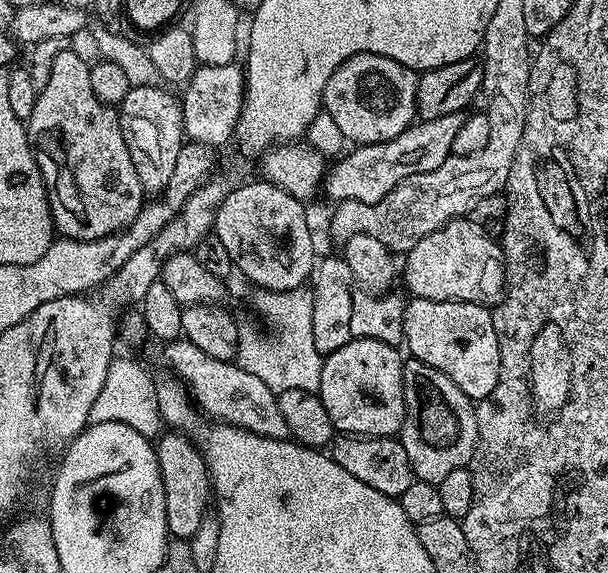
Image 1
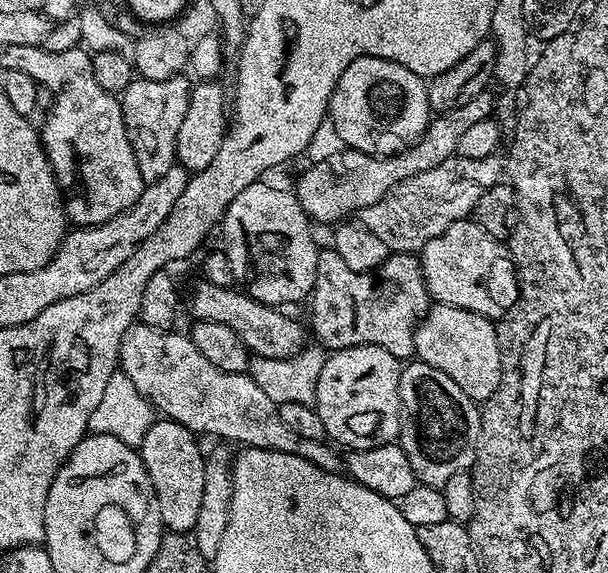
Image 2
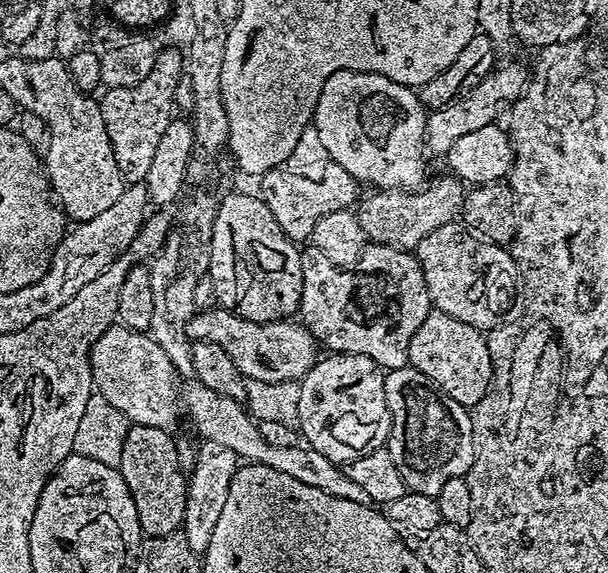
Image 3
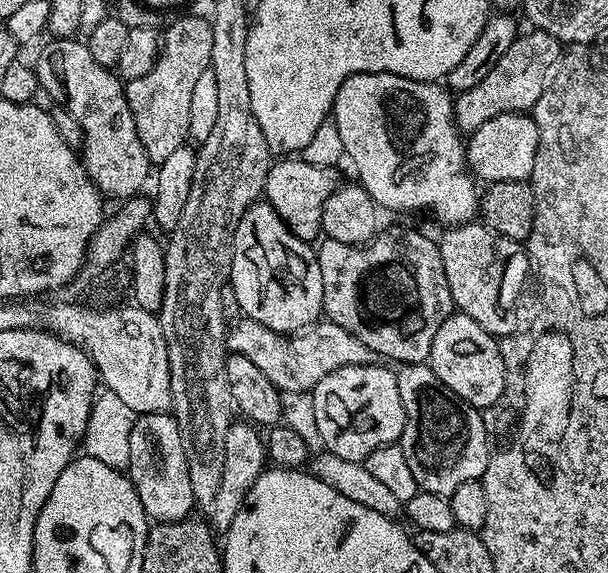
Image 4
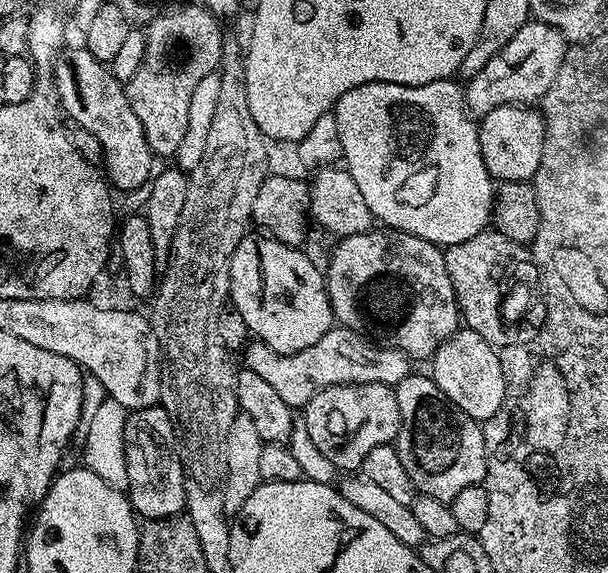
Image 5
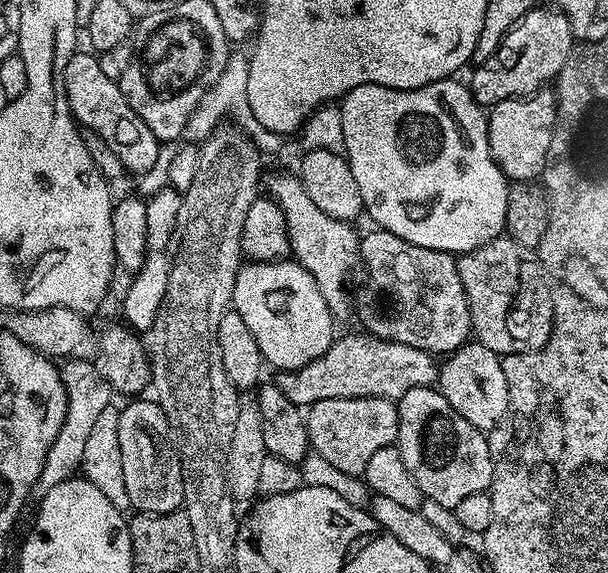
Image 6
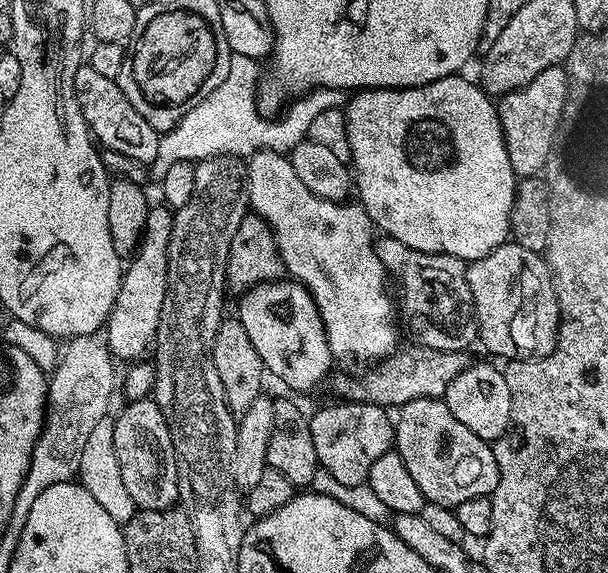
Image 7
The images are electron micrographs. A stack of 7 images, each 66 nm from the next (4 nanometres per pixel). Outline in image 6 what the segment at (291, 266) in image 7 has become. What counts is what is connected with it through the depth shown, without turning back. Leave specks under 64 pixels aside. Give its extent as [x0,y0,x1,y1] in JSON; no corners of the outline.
[266,172,360,318]

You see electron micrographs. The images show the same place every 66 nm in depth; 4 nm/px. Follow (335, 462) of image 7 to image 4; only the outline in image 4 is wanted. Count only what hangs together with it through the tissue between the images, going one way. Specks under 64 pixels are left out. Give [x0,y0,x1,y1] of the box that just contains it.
[310,363,404,462]

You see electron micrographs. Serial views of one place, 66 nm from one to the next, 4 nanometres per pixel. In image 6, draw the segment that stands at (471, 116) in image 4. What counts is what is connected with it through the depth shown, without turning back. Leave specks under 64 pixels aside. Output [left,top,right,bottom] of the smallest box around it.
[470,6,574,106]

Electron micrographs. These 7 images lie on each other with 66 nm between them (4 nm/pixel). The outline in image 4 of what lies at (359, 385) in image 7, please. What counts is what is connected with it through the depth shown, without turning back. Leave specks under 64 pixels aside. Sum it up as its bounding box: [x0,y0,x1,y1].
[226,318,374,393]

